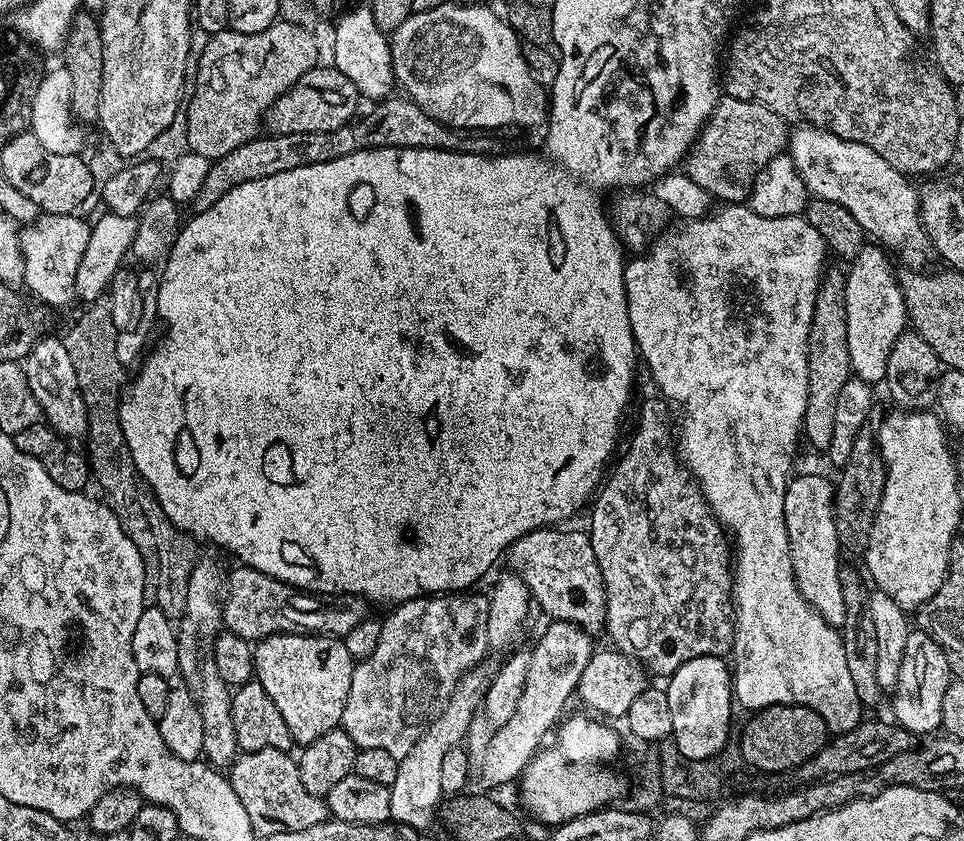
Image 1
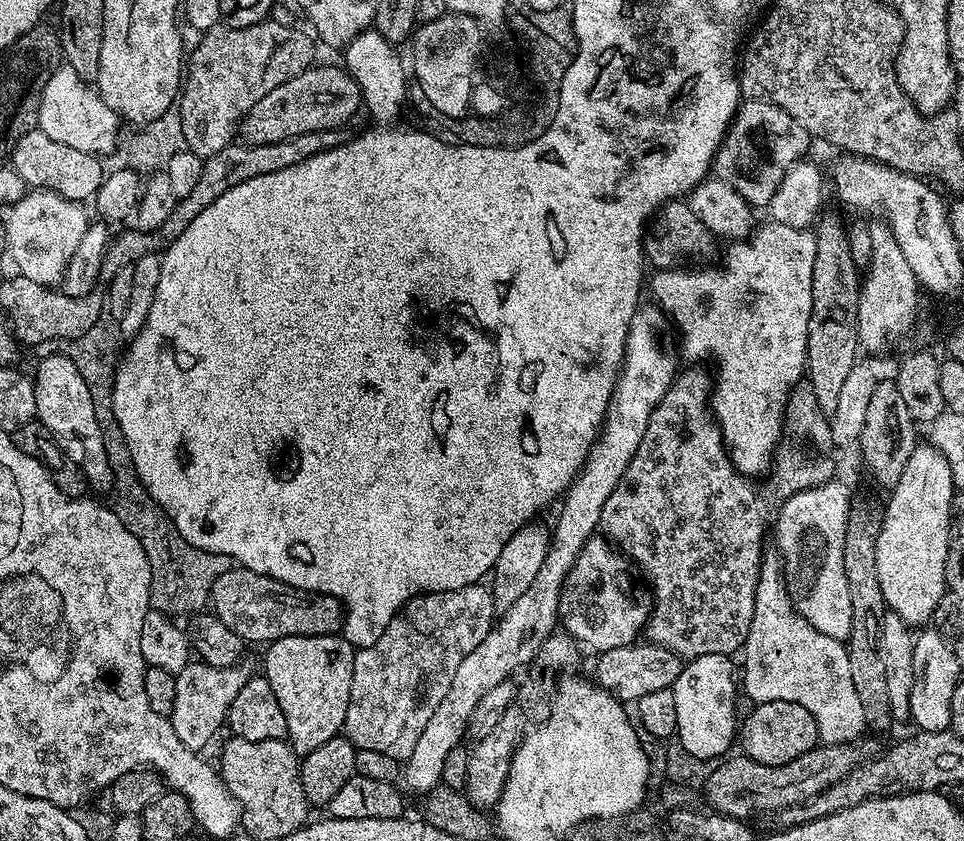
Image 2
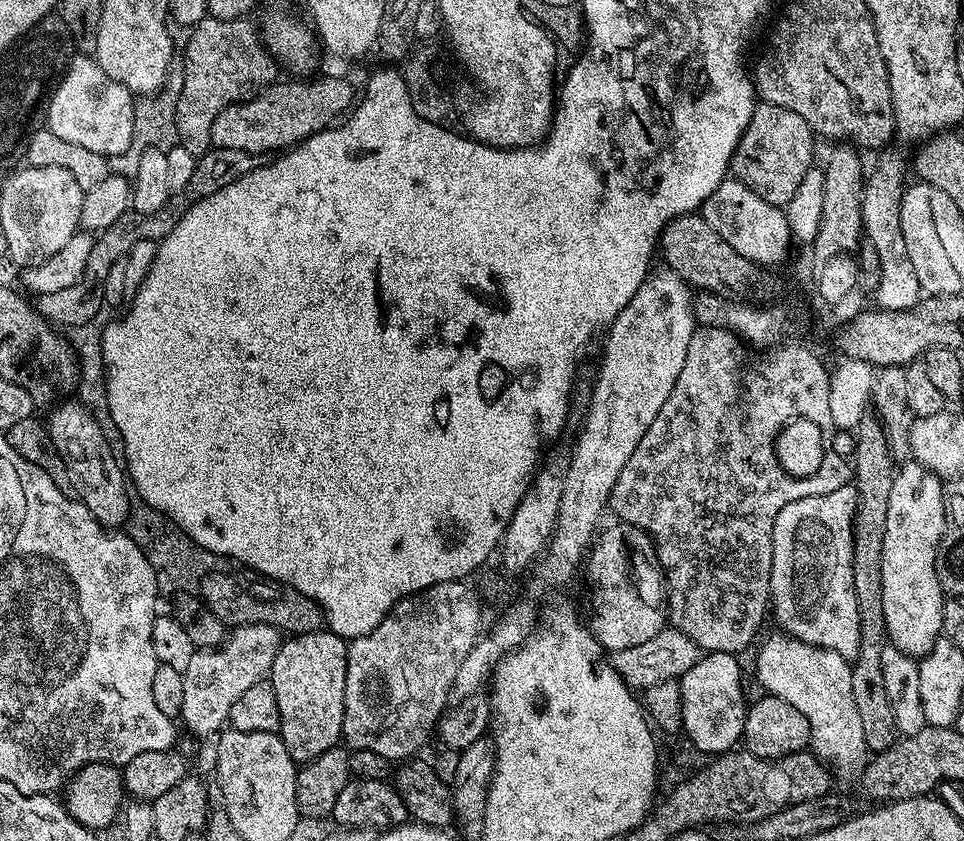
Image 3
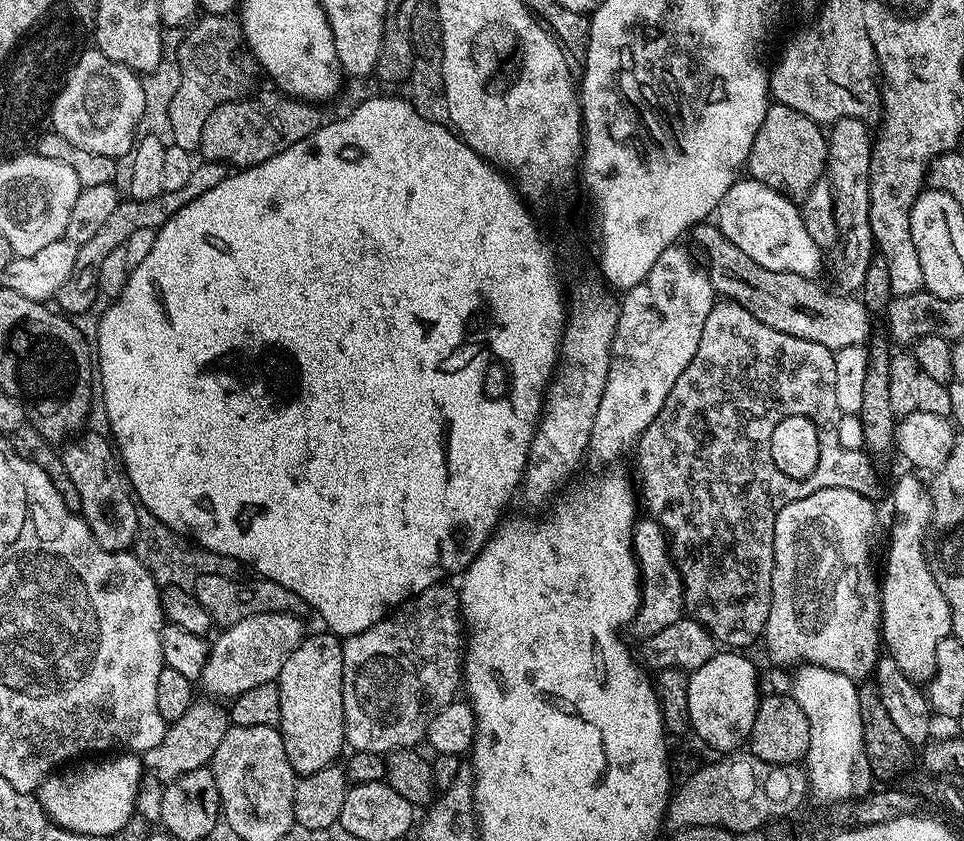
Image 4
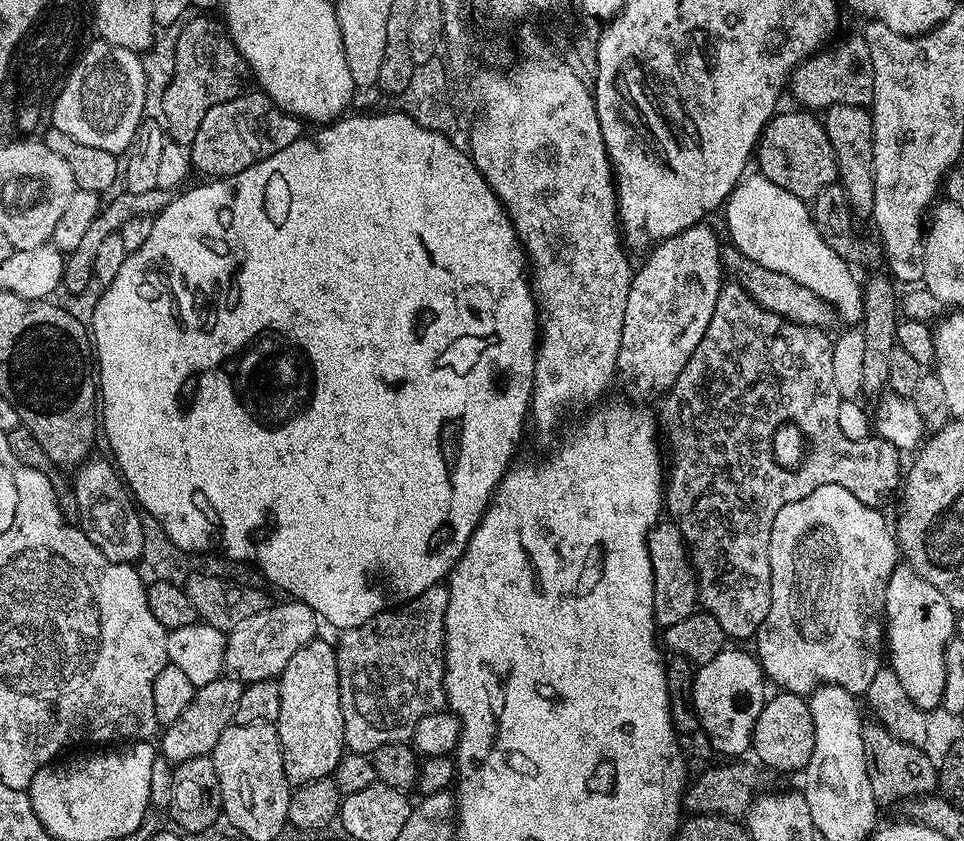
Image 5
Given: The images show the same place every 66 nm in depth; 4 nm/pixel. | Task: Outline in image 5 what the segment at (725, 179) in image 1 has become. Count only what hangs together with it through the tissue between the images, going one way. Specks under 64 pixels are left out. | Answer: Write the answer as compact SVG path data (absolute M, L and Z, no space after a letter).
M780 110L773 115L760 133L754 156L757 161L760 159L759 175L774 182L774 186L782 186L782 190L790 190L805 202L812 202L823 188L837 183L836 159L823 123L817 117L815 120L811 111L796 111L800 112Z

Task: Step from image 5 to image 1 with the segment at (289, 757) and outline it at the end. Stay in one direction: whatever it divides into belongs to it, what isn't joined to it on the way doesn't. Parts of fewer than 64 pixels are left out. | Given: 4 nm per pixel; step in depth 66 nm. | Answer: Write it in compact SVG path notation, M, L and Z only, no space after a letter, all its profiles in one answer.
M307 634L267 636L255 645L254 651L255 679L274 698L274 706L278 706L286 726L290 726L297 745L312 744L322 734L341 727L354 667L354 657L346 650L343 639Z

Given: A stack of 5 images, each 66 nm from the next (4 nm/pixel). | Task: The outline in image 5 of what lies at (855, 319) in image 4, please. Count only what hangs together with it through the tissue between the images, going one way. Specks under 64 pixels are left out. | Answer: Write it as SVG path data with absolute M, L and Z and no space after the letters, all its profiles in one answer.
M731 246L721 247L720 259L725 273L728 272L735 283L743 286L746 291L756 299L768 312L778 314L782 318L792 320L795 324L805 324L811 328L823 330L831 329L832 323L837 323L836 309L827 304L822 298L818 298L812 290L806 290L806 286L794 282L794 278L786 278L786 274L778 274L778 270L766 270L766 266L758 266L750 258L746 258L736 248Z

